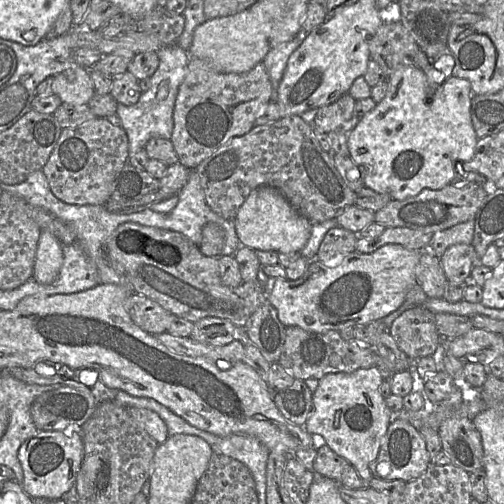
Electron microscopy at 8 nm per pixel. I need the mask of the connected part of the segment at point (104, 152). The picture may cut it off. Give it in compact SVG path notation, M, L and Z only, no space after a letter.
M96 117L76 127L62 129L43 167L50 189L61 201L75 205L105 205L123 166L129 162L128 136L114 119Z

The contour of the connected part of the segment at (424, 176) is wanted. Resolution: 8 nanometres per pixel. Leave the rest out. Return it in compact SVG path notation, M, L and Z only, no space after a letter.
M401 66L396 69L389 77L389 88L384 99L379 102L374 109L361 117L356 127L348 133L349 156L359 166L364 186L378 193L389 194L393 200L403 201L418 195L425 188L438 190L451 184L455 176L455 166L457 162L468 162L473 158L479 139L471 119L472 96L471 84L467 79L450 76L442 83L430 84L429 87L429 79L425 72L419 67Z

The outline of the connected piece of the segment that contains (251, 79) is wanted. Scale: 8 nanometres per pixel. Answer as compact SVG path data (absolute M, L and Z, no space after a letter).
M191 58L188 73L179 86L173 112L174 128L170 140L177 152L179 162L189 169L196 169L232 138L250 132L255 126L260 108L271 101L271 93L271 81L263 62L245 73L221 73L212 69L207 62Z

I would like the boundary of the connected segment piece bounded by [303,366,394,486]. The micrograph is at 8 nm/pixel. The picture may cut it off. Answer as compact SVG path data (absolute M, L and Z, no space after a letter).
M377 366L325 375L313 393L313 409L303 425L309 434L320 435L337 455L353 465L365 486L373 477L371 464L394 417L380 393L383 379L384 373Z

